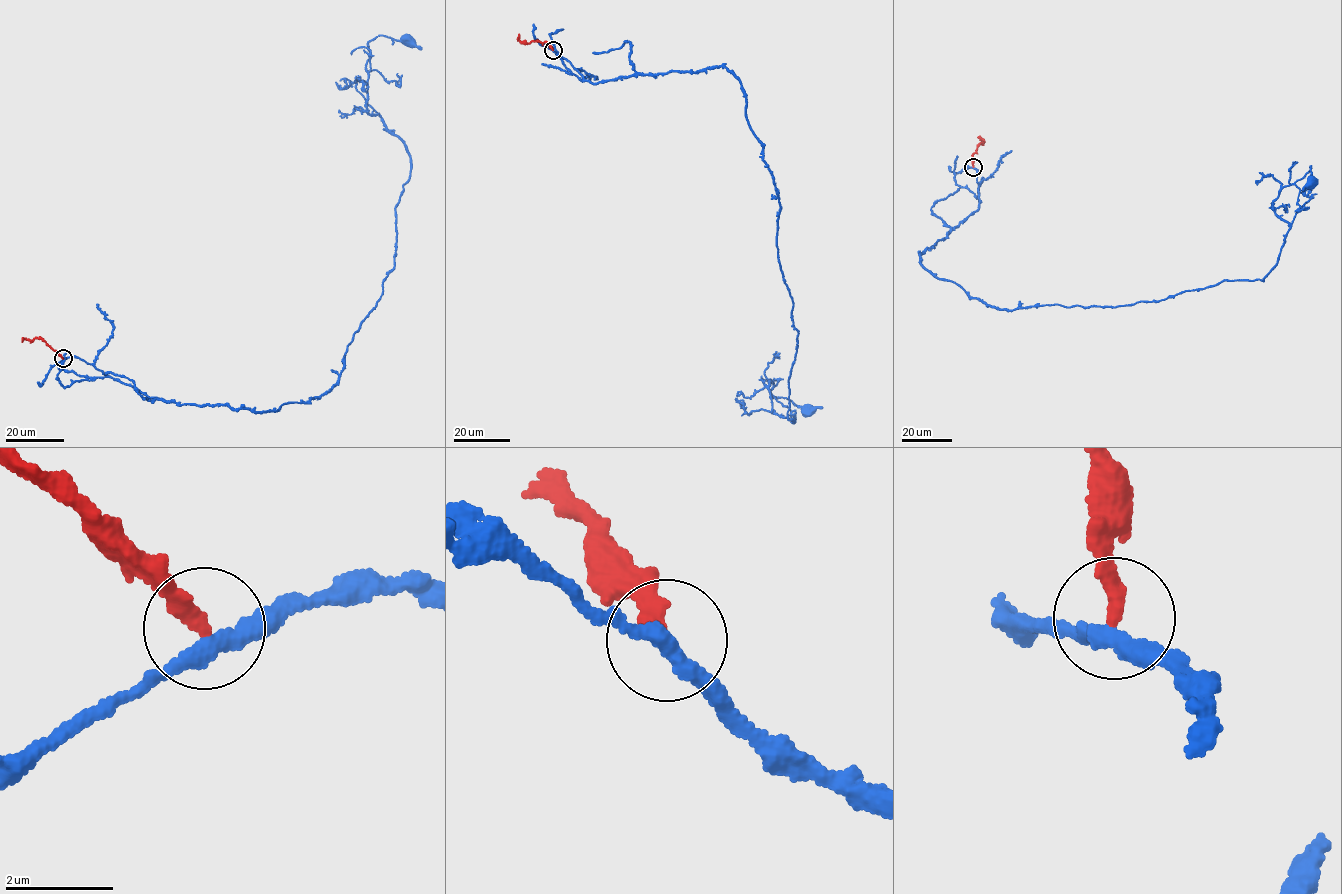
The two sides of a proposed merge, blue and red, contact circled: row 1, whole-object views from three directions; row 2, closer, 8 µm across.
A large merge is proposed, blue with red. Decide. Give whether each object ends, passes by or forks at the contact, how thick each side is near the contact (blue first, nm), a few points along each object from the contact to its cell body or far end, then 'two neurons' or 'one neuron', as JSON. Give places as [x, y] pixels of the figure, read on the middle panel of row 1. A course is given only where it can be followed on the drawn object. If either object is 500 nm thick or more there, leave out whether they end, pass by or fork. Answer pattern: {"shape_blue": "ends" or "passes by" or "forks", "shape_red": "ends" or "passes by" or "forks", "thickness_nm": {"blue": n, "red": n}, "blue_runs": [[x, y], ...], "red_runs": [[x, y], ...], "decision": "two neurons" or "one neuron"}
{"shape_blue": "passes by", "shape_red": "ends", "thickness_nm": {"blue": 320, "red": 320}, "blue_runs": [[552, 50], [595, 83], [732, 71], [797, 332], [795, 421], [773, 412], [770, 380], [806, 409]], "red_runs": [[552, 50], [548, 43], [520, 41], [519, 34]], "decision": "two neurons"}

